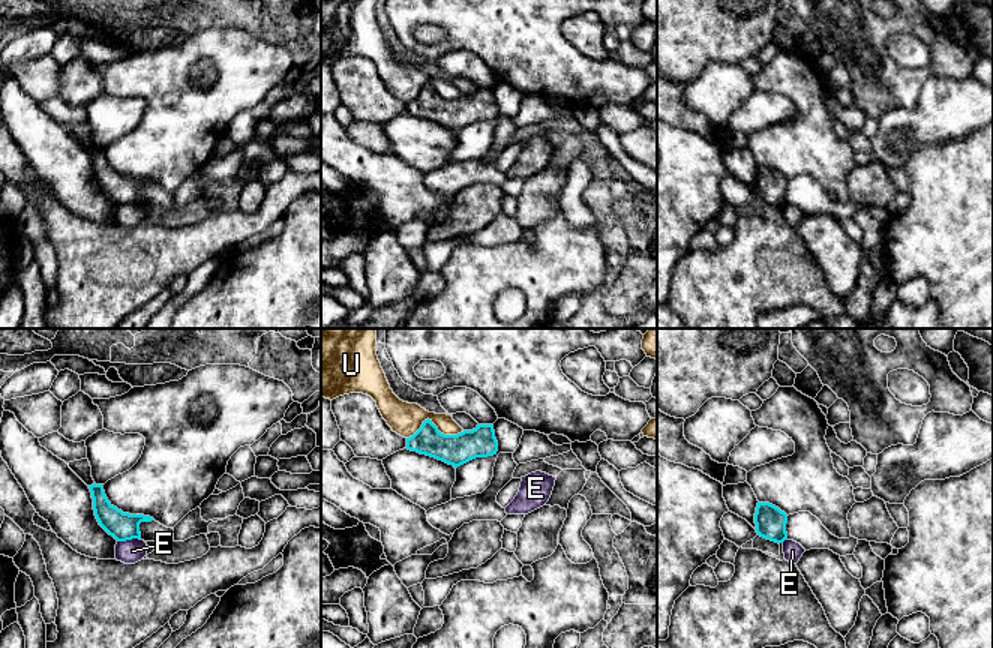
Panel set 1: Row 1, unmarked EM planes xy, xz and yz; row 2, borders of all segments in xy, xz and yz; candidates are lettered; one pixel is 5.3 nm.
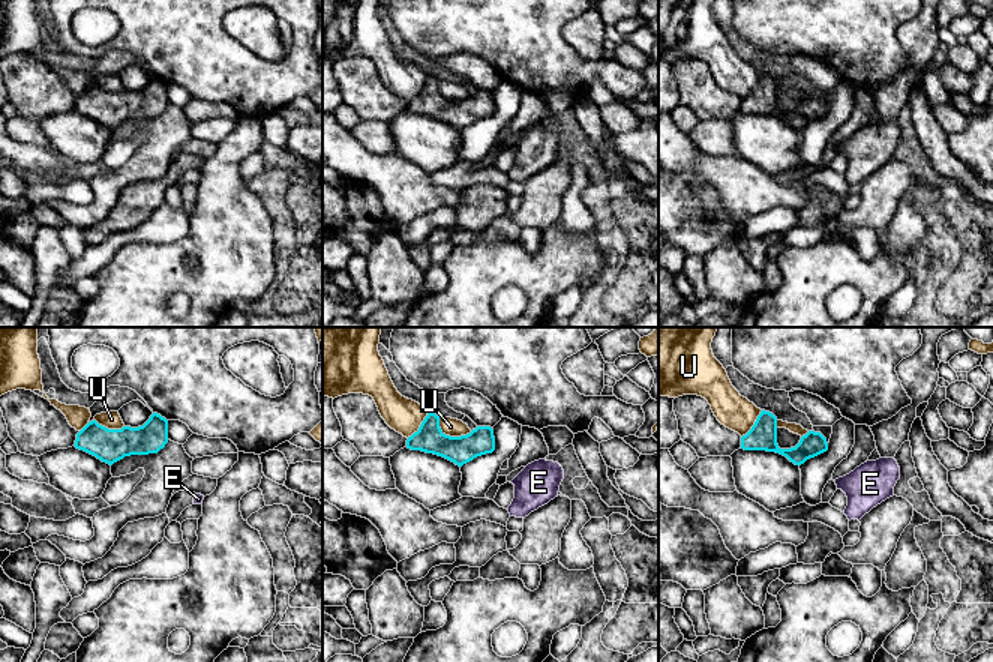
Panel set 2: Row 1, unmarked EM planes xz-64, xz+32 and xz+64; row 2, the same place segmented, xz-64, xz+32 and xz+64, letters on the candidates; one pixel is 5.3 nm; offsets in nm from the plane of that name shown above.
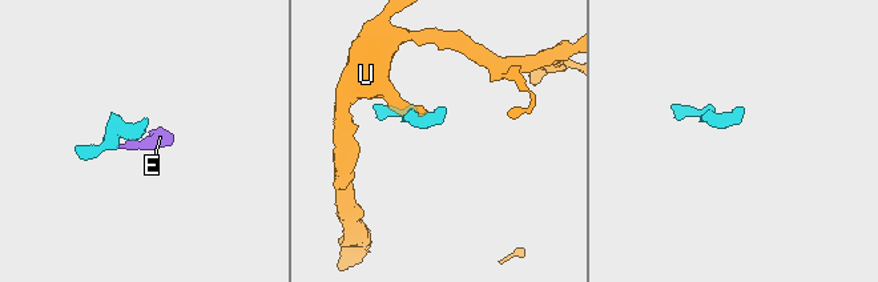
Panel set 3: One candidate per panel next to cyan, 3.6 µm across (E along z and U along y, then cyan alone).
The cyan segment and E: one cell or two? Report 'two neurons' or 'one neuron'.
one neuron

